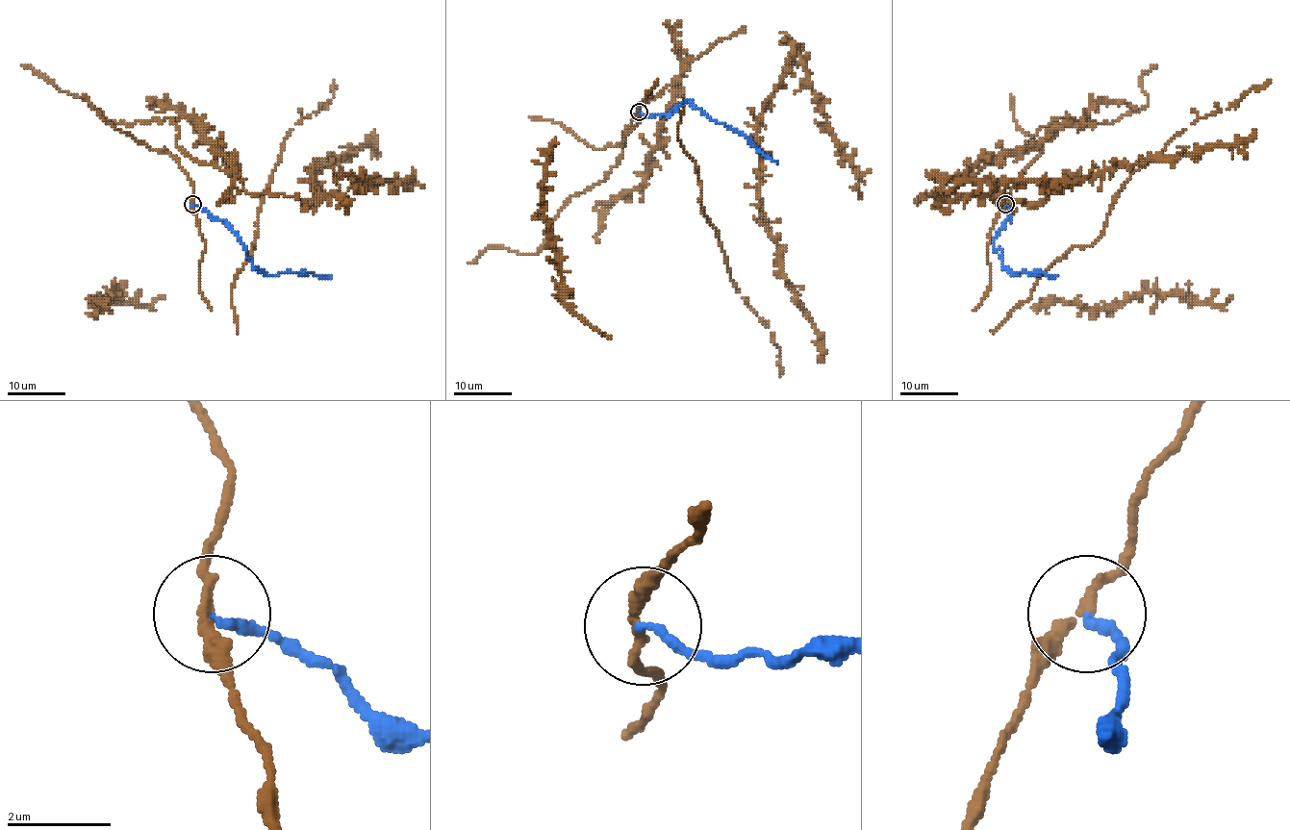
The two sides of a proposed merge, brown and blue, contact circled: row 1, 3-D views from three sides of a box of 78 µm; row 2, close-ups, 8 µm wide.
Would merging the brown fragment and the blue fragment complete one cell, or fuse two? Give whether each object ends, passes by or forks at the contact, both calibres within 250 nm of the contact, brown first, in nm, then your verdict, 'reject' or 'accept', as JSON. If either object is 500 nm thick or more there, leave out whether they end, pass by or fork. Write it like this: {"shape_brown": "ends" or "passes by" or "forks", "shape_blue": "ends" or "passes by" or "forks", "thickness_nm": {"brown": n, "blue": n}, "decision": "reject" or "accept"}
{"shape_brown": "passes by", "shape_blue": "ends", "thickness_nm": {"brown": 200, "blue": 170}, "decision": "reject"}

